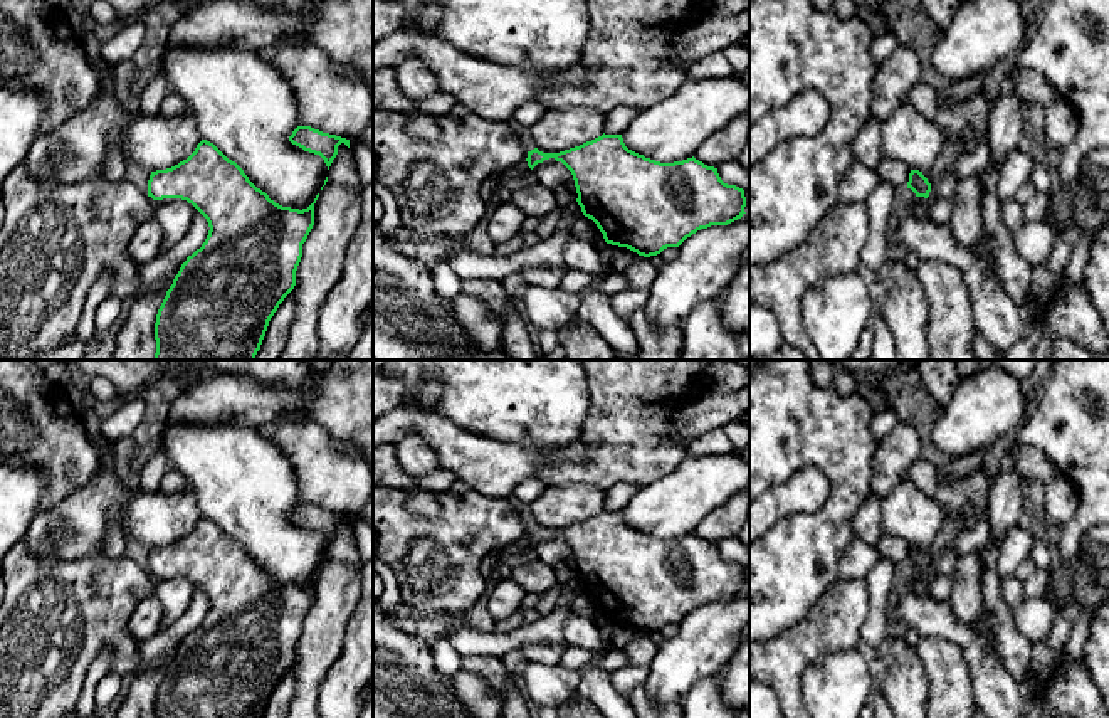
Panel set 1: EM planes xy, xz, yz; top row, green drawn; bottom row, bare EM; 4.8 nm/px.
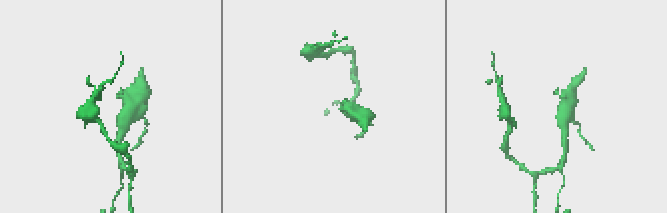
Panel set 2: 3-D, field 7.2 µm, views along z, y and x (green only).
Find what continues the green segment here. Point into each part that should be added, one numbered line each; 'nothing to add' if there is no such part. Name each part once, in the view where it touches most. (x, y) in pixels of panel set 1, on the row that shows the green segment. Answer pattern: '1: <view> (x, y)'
nothing to add

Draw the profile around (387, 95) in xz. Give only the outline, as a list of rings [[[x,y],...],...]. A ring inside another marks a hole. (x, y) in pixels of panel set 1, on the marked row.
[[[393,69],[373,71],[373,109],[385,111],[425,111],[434,116],[449,113],[459,101],[447,92],[437,92],[425,101],[410,99],[398,86]]]

